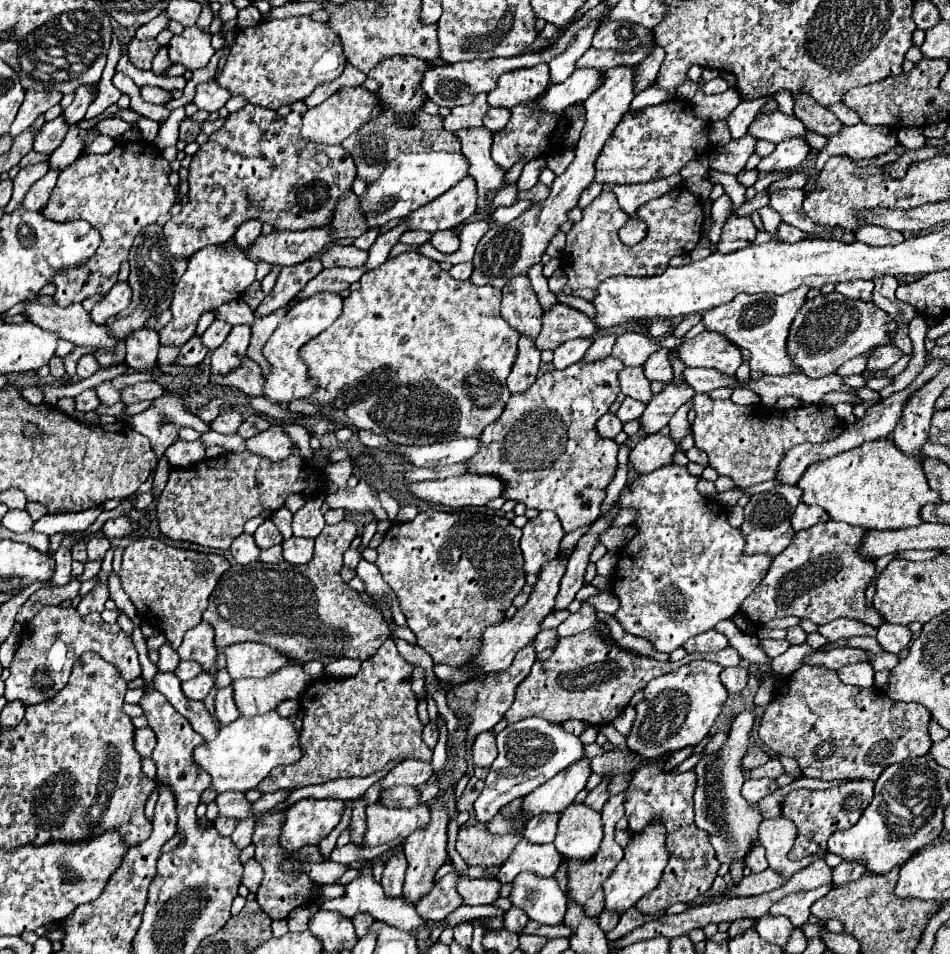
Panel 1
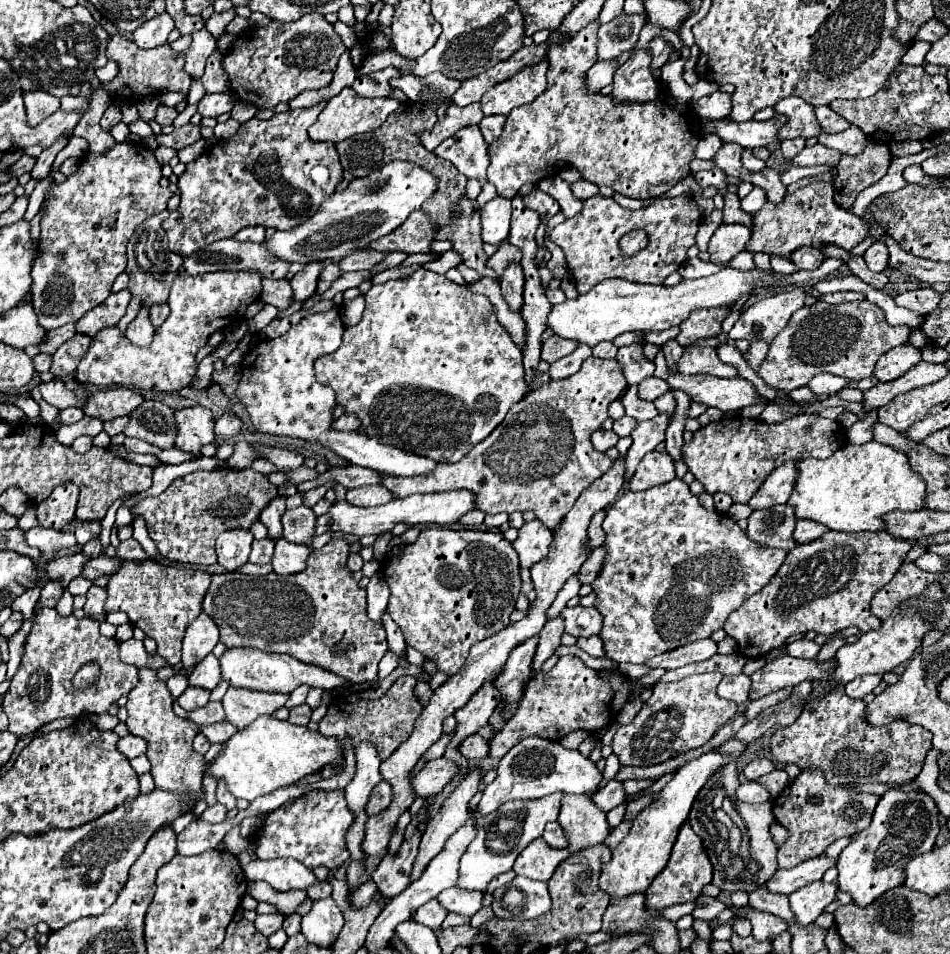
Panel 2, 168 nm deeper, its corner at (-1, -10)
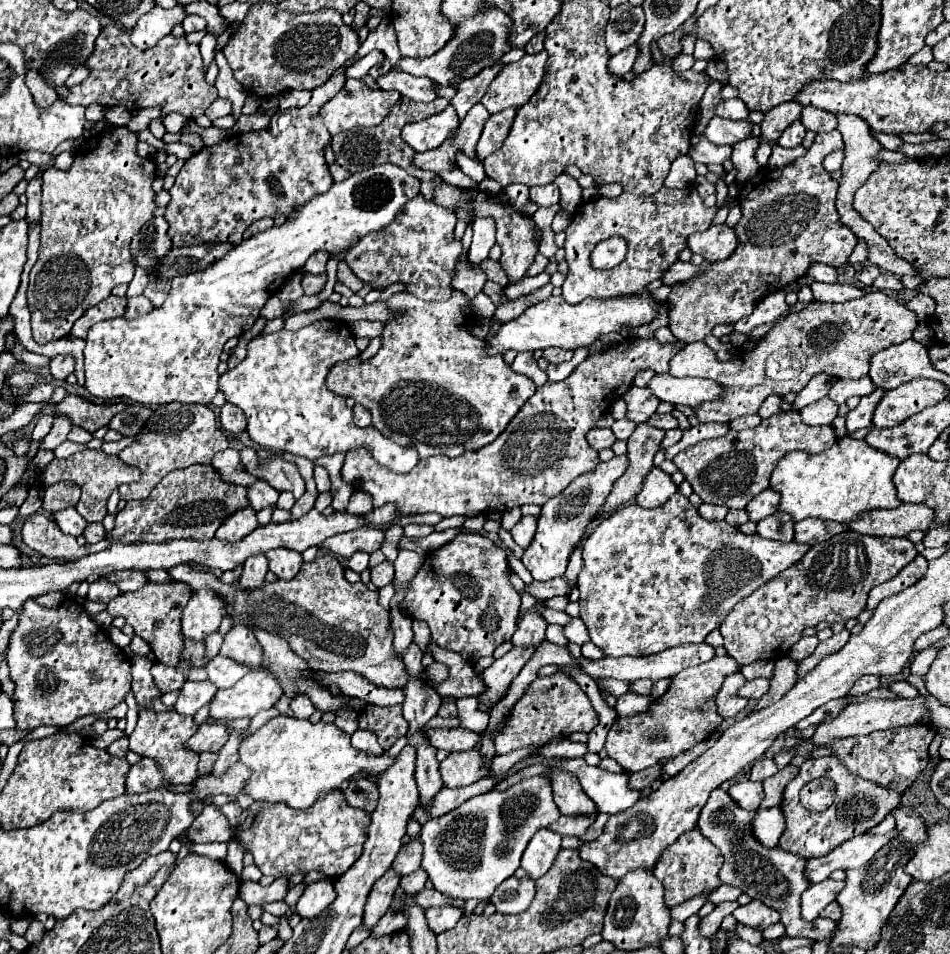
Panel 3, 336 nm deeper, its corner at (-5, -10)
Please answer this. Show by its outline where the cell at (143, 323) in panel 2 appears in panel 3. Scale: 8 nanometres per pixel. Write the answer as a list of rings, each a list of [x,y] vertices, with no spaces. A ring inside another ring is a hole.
[[[136,296],[136,298],[128,298],[128,304],[126,304],[126,318],[136,318],[136,316],[142,316],[142,314],[148,314],[152,310],[152,302],[144,296]]]

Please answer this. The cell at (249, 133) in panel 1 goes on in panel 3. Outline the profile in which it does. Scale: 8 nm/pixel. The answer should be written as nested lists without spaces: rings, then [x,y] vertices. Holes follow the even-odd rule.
[[[346,66],[330,78],[330,82],[318,86],[318,90],[312,90],[312,96],[306,106],[302,108],[292,108],[290,110],[290,126],[286,130],[278,130],[278,114],[272,116],[272,122],[266,130],[260,132],[246,132],[246,134],[234,134],[228,140],[216,144],[216,146],[206,146],[202,154],[194,154],[192,158],[186,160],[184,168],[176,176],[174,186],[168,190],[170,192],[170,202],[166,206],[164,218],[170,224],[168,236],[172,238],[172,246],[190,246],[190,244],[216,244],[216,242],[230,242],[232,246],[238,246],[242,242],[244,230],[254,222],[264,216],[290,216],[302,202],[324,194],[332,186],[332,176],[328,172],[326,160],[324,160],[324,146],[330,144],[330,134],[320,118],[320,108],[338,90],[342,88]]]

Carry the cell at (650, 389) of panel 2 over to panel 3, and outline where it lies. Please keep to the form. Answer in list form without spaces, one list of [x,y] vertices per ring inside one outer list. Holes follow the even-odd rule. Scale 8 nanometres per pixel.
[[[632,386],[622,398],[624,398],[626,406],[628,406],[626,418],[632,420],[634,424],[646,422],[656,412],[656,408],[660,404],[660,402],[656,402],[654,394],[650,394],[650,390],[636,388],[636,386]]]

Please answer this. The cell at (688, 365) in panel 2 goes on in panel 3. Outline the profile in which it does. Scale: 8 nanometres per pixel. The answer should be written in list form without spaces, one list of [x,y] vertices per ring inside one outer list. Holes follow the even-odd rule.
[[[868,292],[846,304],[812,302],[808,308],[778,322],[752,350],[738,350],[726,362],[720,362],[714,350],[704,342],[686,344],[684,350],[672,358],[670,372],[678,378],[698,376],[718,382],[724,388],[722,396],[702,402],[692,410],[698,422],[730,422],[740,416],[756,414],[770,394],[798,394],[816,374],[828,374],[832,378],[868,376],[872,354],[912,338],[914,328],[916,314],[884,292]]]

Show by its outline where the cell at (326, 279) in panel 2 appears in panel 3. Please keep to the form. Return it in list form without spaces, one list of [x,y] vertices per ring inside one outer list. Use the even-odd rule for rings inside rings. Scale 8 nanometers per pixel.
[[[304,274],[302,278],[302,288],[304,288],[304,294],[306,296],[314,296],[318,294],[326,284],[326,274]]]

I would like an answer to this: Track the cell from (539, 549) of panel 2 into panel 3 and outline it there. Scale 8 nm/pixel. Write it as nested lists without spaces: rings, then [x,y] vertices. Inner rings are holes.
[[[522,516],[522,520],[516,526],[512,526],[512,530],[510,530],[514,542],[520,544],[522,548],[526,548],[534,538],[534,526],[536,524],[538,524],[536,516]]]

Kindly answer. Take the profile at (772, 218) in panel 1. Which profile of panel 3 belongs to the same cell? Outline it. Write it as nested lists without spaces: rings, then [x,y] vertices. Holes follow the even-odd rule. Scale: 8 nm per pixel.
[[[812,282],[812,294],[814,300],[824,300],[824,302],[848,302],[854,298],[862,298],[864,292],[852,284],[822,284],[822,282]]]

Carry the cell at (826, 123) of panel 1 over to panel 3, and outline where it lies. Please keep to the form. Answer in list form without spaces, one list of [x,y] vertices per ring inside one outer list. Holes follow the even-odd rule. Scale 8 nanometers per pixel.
[[[794,100],[782,102],[774,106],[772,110],[768,110],[762,120],[762,138],[766,142],[776,142],[782,130],[786,130],[786,126],[790,126],[790,122],[794,122],[794,118],[798,118],[800,112],[802,112],[802,104]]]

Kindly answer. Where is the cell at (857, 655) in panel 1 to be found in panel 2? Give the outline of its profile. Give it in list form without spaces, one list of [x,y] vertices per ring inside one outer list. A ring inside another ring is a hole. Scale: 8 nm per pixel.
[[[786,654],[786,658],[778,658],[778,662],[768,662],[750,676],[752,678],[750,700],[758,700],[770,692],[782,690],[782,686],[796,686],[804,680],[830,678],[830,674],[834,674],[834,666],[836,658],[818,662],[792,658]]]

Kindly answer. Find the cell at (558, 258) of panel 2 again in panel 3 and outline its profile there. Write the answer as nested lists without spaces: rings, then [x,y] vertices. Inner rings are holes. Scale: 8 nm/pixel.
[[[554,182],[530,188],[530,200],[538,206],[554,206],[560,202],[560,192]]]

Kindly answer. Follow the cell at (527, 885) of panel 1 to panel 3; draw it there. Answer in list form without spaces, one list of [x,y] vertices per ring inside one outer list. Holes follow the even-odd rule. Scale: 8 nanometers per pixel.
[[[510,878],[498,886],[498,890],[492,894],[492,904],[502,914],[520,914],[530,906],[534,898],[534,880],[530,878]]]

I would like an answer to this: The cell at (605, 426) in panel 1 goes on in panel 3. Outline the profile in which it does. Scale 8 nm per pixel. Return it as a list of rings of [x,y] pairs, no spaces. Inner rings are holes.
[[[592,428],[586,434],[586,440],[594,450],[602,450],[602,448],[610,448],[616,442],[616,436],[610,428]]]

